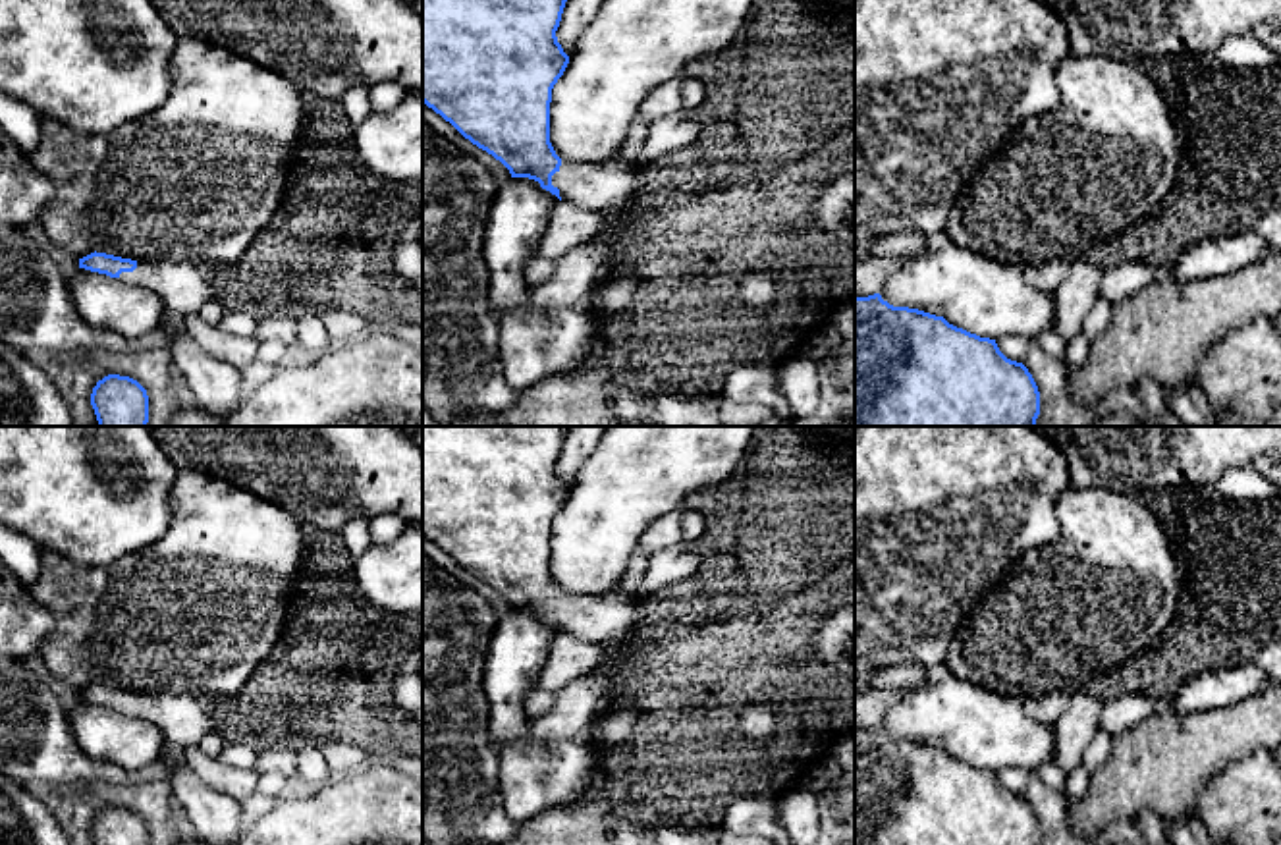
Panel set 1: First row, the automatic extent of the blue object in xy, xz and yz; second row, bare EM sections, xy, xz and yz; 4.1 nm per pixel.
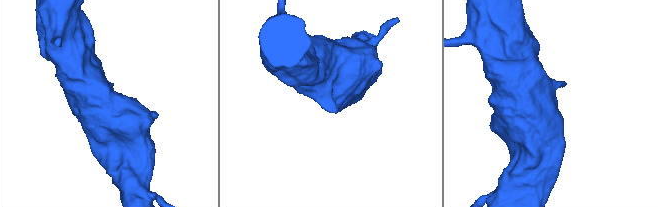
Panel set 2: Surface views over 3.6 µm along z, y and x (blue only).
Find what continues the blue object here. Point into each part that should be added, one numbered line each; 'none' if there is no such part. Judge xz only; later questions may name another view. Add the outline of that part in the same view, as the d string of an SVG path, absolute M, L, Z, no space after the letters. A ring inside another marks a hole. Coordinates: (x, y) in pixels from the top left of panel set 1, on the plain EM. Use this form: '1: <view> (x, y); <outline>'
1: xz (608, 620); M612 590L600 596L561 594L552 617L559 621L561 633L592 642L604 652L625 654L640 613L633 594Z

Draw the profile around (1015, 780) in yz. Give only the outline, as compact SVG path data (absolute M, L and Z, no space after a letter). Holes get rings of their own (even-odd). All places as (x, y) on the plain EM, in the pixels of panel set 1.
M1001 768L995 776L1007 791L1022 795L1028 785L1030 772L1024 768Z

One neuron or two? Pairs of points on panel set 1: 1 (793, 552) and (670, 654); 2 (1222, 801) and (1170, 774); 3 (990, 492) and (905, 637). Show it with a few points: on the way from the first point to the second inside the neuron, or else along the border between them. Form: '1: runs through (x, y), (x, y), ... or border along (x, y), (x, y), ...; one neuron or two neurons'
1: runs through (763, 583), (732, 614), (710, 620), (701, 629); one neuron
2: border along (1233, 759), (1200, 793), (1197, 813); two neurons
3: runs through (953, 529), (905, 577), (905, 600); one neuron

